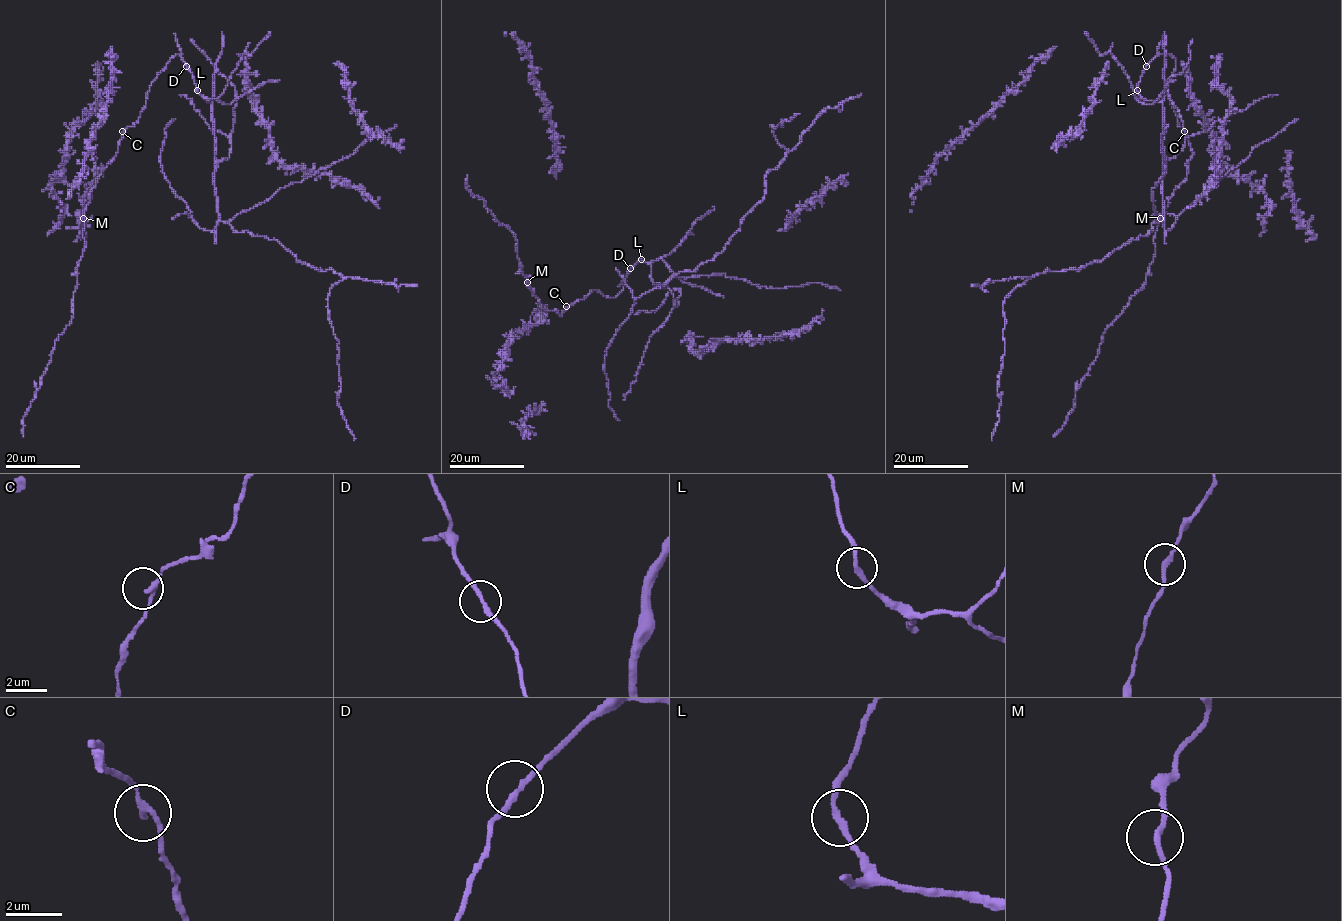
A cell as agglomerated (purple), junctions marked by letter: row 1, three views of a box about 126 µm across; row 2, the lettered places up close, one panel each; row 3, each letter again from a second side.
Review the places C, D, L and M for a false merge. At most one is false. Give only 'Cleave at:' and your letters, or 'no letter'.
Cleave at: no letter

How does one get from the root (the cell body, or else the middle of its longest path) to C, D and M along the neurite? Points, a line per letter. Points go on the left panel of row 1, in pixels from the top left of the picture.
C: (201, 94), (181, 55), (175, 54), (151, 84), (139, 119), (122, 131)
D: (201, 94), (186, 66)
M: (201, 94), (181, 55), (172, 56), (151, 84), (139, 119), (125, 130), (115, 157), (97, 179), (83, 218)

